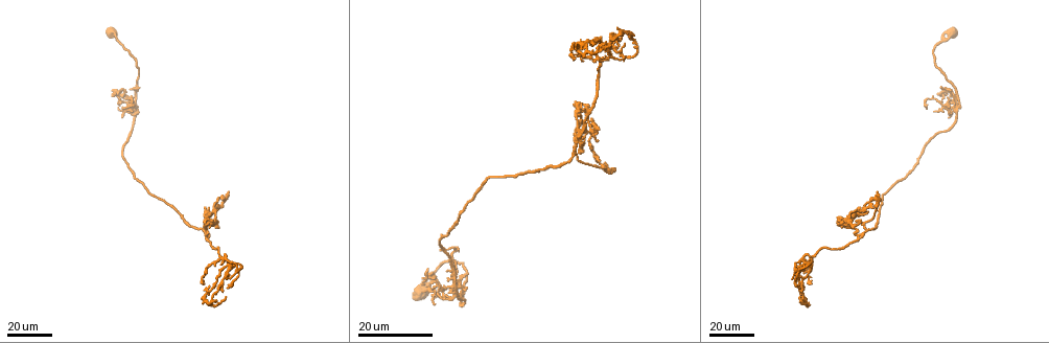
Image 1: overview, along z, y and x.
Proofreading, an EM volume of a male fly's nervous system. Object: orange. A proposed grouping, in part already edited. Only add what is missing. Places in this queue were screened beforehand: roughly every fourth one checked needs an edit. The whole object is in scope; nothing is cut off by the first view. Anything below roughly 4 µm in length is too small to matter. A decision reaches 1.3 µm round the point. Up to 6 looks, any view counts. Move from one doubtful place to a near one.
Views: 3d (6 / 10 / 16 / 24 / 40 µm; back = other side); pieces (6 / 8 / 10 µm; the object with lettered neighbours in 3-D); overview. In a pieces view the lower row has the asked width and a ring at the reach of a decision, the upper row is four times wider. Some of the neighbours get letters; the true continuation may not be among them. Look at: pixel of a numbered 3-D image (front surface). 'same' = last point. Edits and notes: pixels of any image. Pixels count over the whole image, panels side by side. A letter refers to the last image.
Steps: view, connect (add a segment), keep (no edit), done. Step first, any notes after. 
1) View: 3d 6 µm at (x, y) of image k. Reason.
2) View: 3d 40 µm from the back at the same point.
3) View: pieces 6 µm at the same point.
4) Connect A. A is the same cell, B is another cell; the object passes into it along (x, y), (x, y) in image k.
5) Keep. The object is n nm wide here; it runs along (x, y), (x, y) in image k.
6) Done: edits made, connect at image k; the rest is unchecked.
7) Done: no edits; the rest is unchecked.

View: 3d 24 µm at (600, 161) of image 1. Branch stops here.

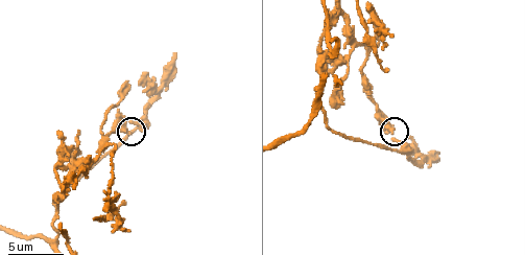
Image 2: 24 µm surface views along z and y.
View: pieces 10 µm at (128, 133) of image 2.

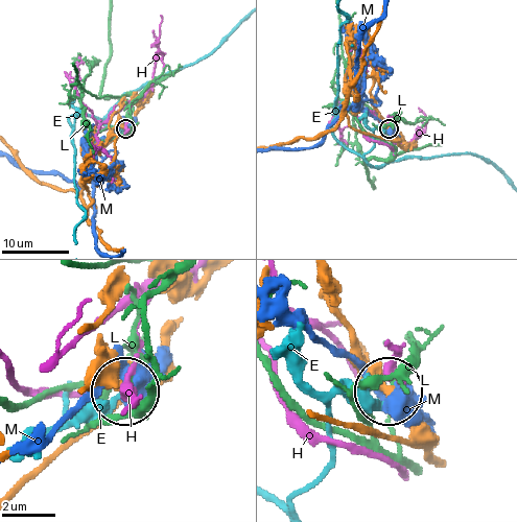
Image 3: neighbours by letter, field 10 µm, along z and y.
Keep. The object is 270 nm wide here; E, H, L and M are other cells; it runs along (322, 280), (351, 348), (388, 385) in image 3; no lettered segment goes on from it.

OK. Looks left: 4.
View: pieces 10 µm at (77, 133) of image 2. Free end.

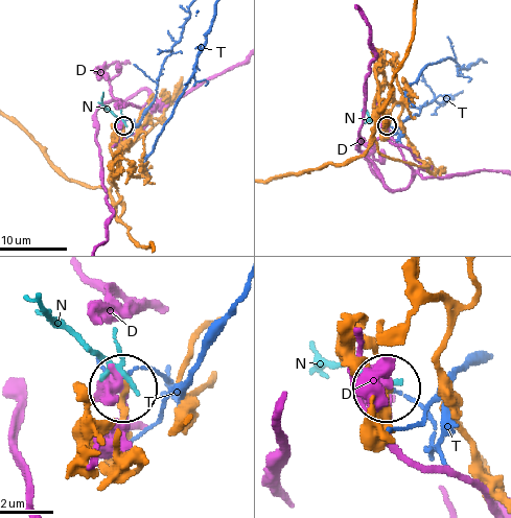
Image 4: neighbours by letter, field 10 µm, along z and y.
Keep. D, N and T are other cells; no lettered segment goes on from it.

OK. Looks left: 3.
View: 3d 24 µm at (206, 272) of image 1. Branch stops here.

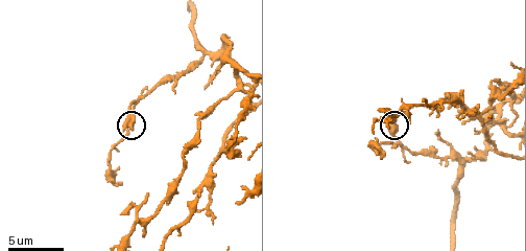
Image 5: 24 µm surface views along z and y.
View: 3d 6 µm at (124, 127) of image 5.

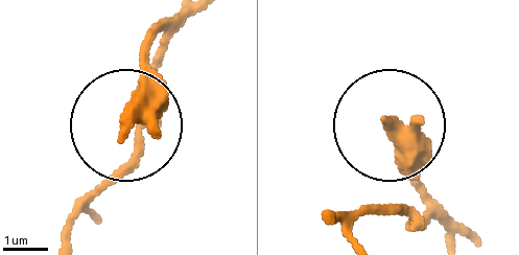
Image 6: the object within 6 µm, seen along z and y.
View: pieces 8 µm at (127, 131) of image 6. See the neighbours.

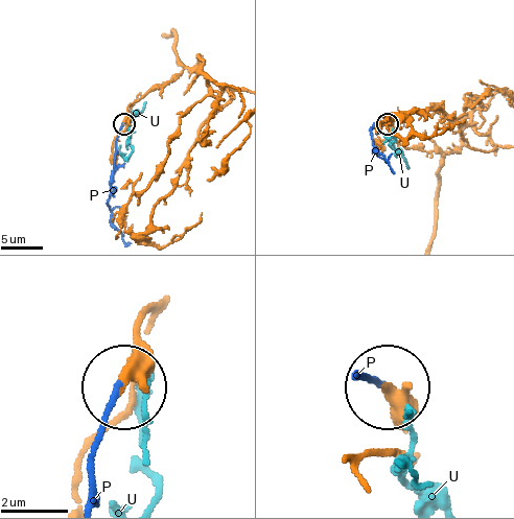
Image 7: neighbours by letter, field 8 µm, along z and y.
Connect P. P is the same cell, U is another cell; the object passes into it along (150, 310), (139, 360), (116, 388), (91, 462), (91, 495) in image 7; it goes on there.

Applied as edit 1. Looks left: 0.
Done: edits made, connect at image 7; the rest is unchecked.

